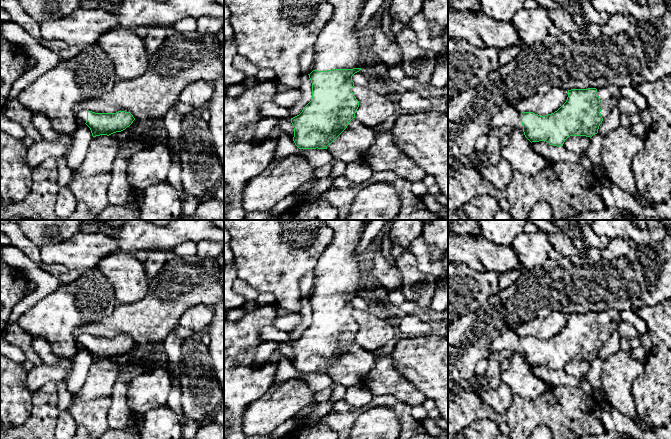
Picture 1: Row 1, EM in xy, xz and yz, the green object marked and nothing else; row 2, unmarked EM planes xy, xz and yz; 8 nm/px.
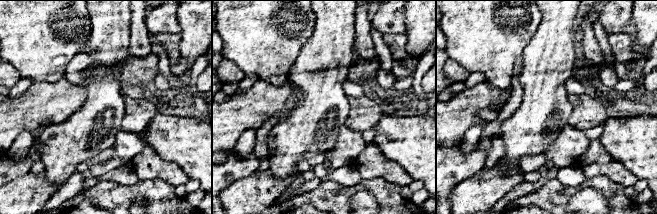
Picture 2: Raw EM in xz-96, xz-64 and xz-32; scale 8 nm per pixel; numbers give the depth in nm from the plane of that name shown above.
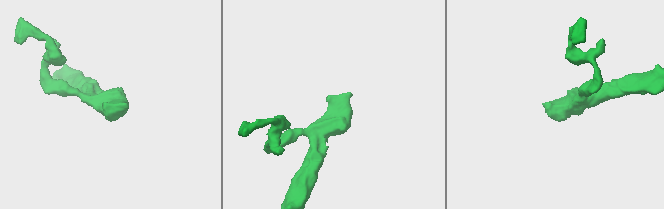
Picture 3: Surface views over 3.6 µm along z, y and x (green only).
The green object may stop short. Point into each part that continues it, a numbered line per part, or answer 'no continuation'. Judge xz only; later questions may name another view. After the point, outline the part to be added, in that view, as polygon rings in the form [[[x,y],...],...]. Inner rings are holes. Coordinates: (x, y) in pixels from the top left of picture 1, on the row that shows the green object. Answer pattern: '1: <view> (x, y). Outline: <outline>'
1: xz (337, 47). Outline: [[[327,0],[327,2],[333,8],[333,16],[313,45],[313,69],[327,71],[360,68],[361,46],[356,24],[365,8],[364,0]]]

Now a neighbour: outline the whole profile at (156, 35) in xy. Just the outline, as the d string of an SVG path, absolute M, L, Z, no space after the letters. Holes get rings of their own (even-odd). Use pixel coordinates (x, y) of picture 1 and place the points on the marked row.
M153 27L148 29L148 34L143 40L149 56L155 53L164 42L167 37L167 29L168 28L165 27Z

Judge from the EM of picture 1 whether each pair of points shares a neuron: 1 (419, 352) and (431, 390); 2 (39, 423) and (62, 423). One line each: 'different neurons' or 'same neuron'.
1: same neuron
2: different neurons

